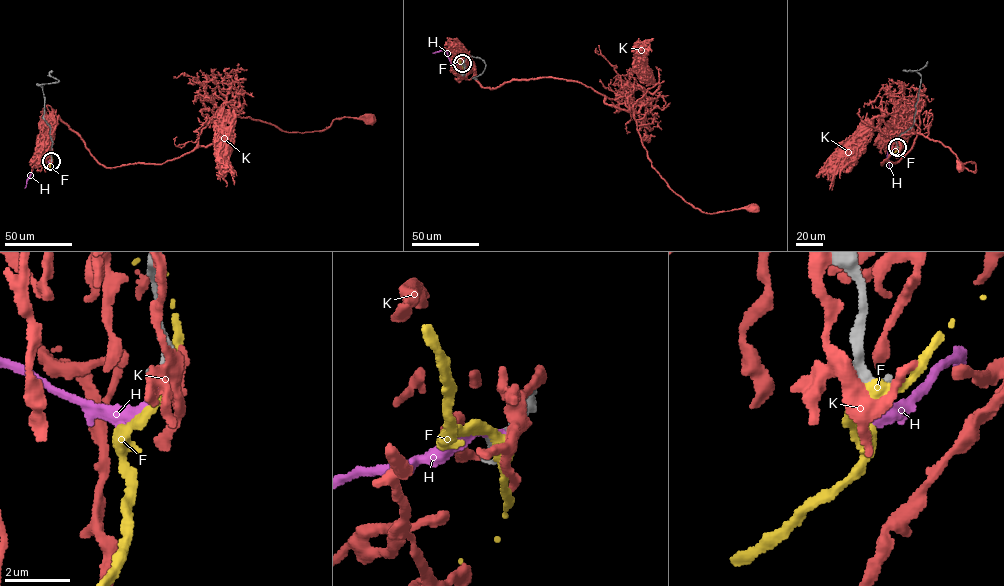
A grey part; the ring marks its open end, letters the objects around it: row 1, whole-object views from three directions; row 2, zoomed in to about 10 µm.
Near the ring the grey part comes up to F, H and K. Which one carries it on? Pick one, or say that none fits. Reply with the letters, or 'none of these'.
H

